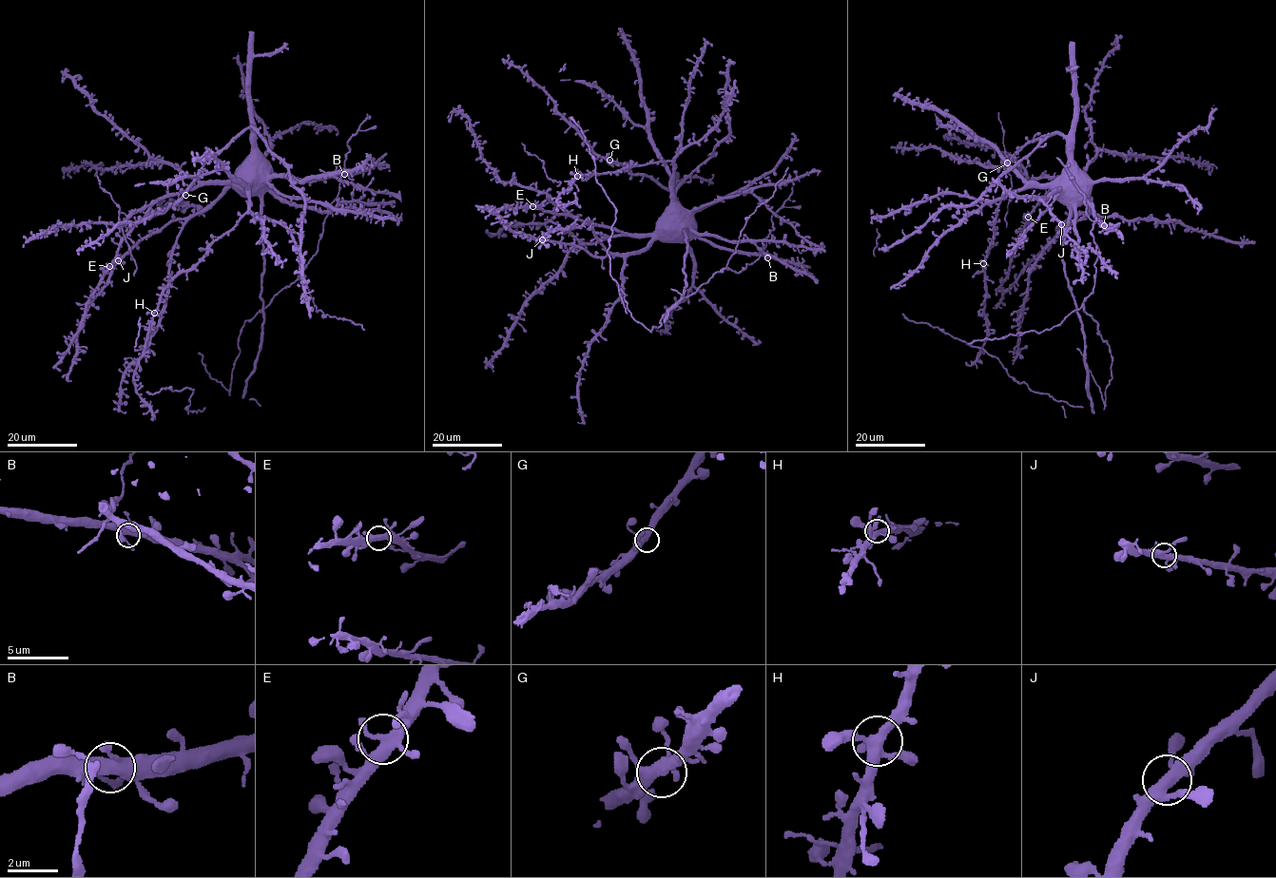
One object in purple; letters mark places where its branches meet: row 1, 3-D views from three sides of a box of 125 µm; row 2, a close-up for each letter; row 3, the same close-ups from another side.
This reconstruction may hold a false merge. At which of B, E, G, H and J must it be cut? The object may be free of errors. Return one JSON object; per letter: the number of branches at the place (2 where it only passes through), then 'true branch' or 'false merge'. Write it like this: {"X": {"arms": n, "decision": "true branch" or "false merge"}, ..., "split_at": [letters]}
{"B": {"arms": 4, "decision": "true branch"}, "E": {"arms": 5, "decision": "true branch"}, "G": {"arms": 6, "decision": "true branch"}, "H": {"arms": 5, "decision": "true branch"}, "J": {"arms": 5, "decision": "true branch"}, "split_at": []}

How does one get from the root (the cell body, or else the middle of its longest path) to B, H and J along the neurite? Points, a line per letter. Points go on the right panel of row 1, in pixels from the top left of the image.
B: (1088, 295), (1092, 292), (1094, 263), (1099, 250), (1091, 230), (1094, 220), (1104, 225)
H: (1088, 295), (1099, 250), (1091, 230), (1102, 221), (1086, 200), (1051, 188), (1014, 190), (1001, 200), (983, 263)
J: (1088, 295), (1099, 250), (1091, 230), (1102, 221), (1084, 193), (1091, 213), (1072, 214), (1061, 224)

